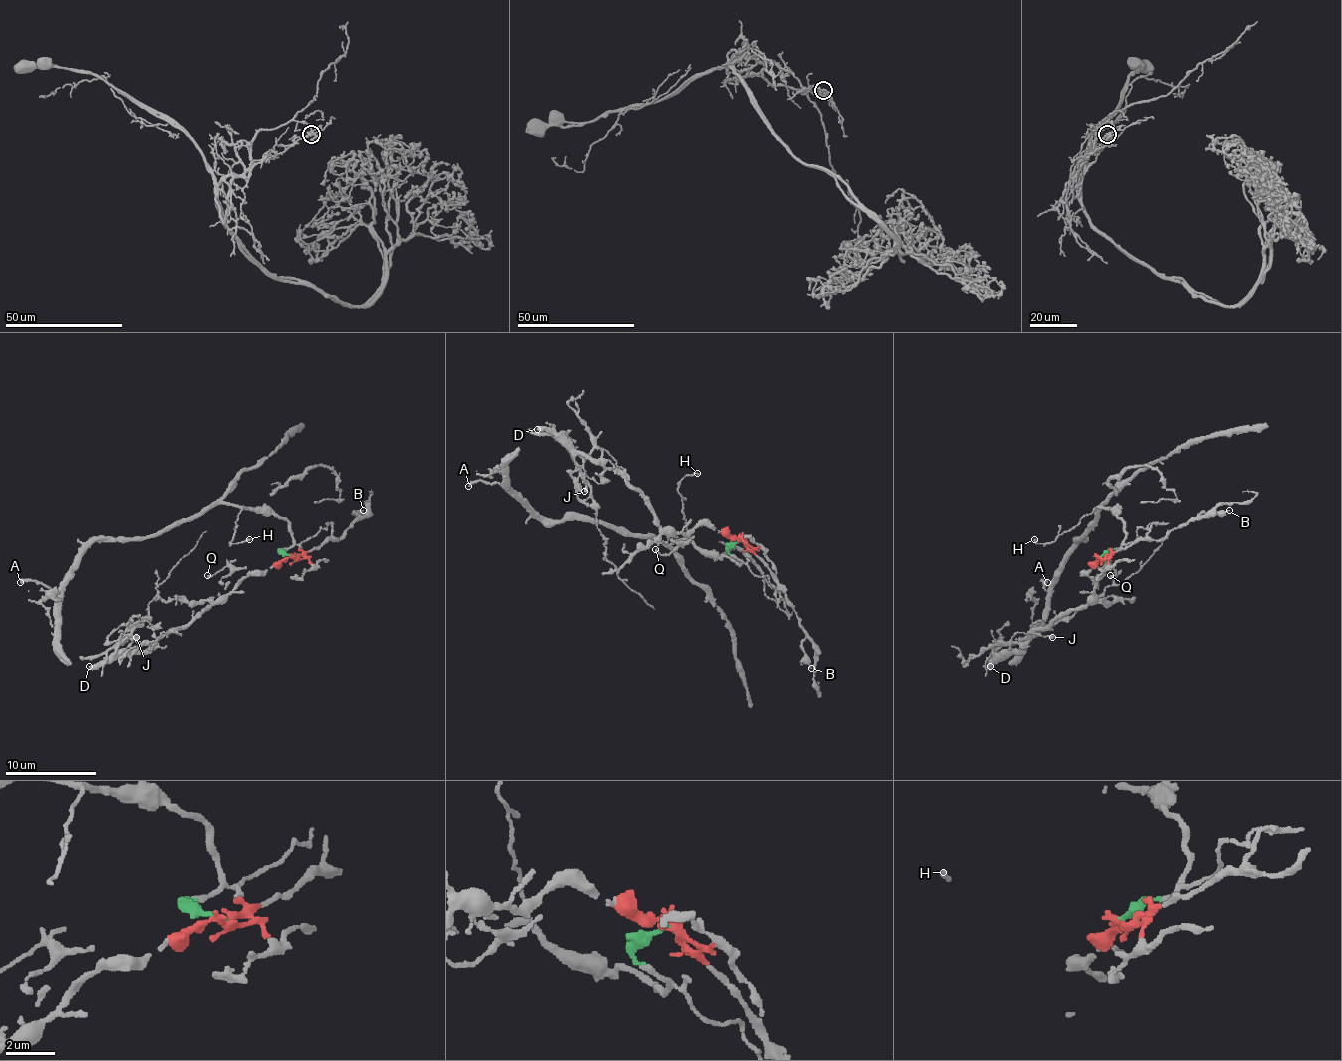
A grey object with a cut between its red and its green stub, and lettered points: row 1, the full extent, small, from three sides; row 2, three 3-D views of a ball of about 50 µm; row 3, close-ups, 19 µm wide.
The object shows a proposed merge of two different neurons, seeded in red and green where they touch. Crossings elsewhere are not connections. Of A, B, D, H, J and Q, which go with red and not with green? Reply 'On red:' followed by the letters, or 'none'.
On red: B, D, J, Q

